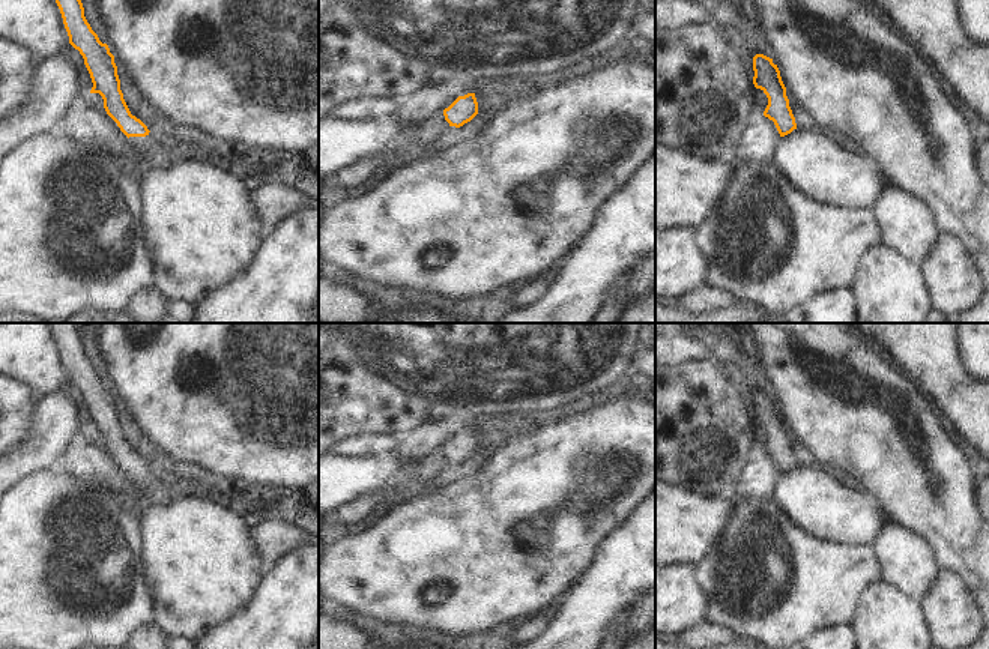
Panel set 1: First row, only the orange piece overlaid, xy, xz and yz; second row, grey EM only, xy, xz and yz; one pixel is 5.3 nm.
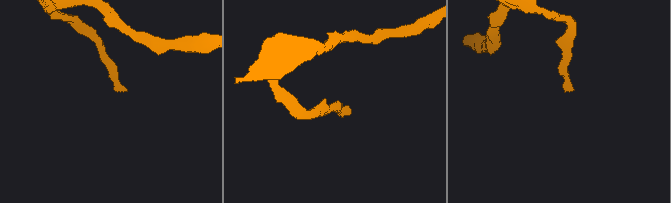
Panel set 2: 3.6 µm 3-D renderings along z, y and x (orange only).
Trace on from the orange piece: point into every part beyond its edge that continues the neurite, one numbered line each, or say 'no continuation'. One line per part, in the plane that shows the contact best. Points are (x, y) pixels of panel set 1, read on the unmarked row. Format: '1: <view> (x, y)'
1: xy (160, 490)

